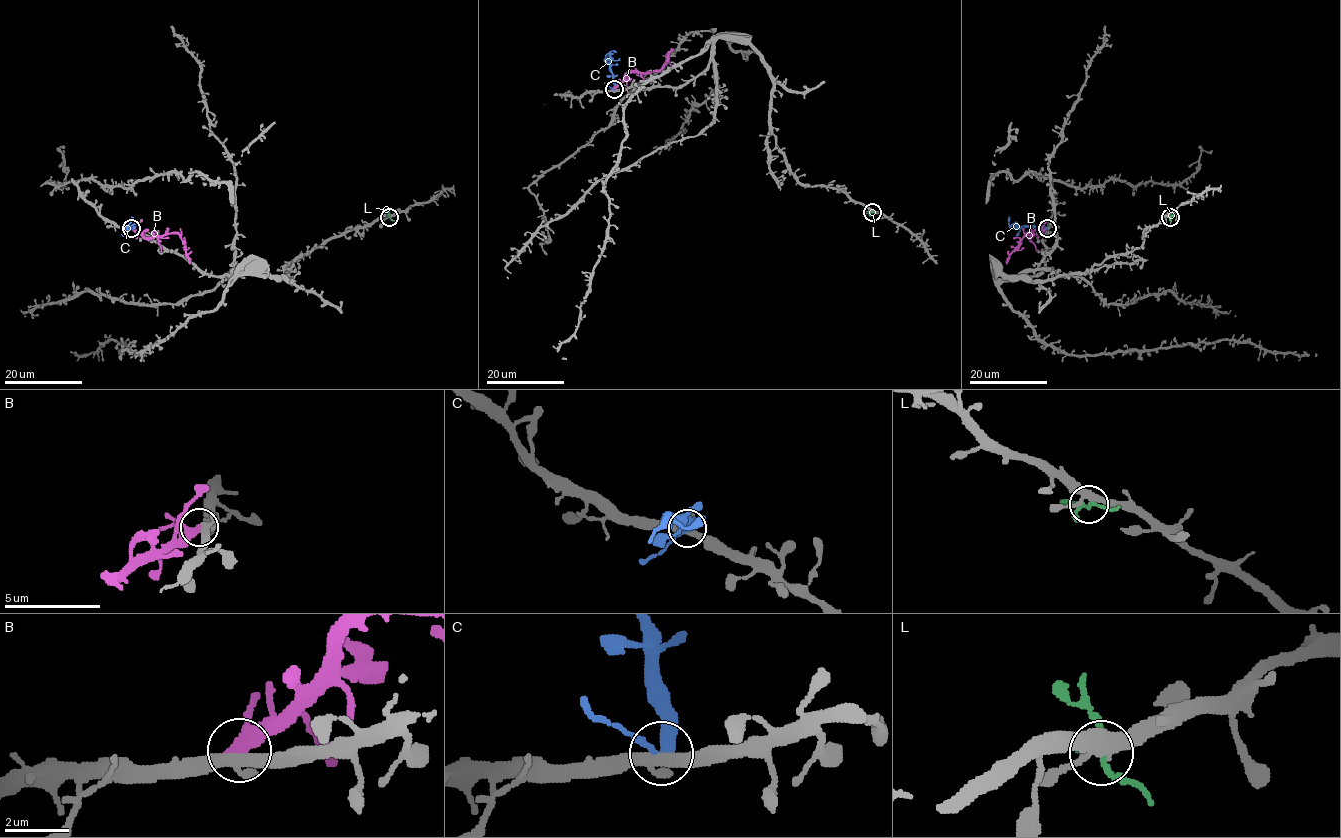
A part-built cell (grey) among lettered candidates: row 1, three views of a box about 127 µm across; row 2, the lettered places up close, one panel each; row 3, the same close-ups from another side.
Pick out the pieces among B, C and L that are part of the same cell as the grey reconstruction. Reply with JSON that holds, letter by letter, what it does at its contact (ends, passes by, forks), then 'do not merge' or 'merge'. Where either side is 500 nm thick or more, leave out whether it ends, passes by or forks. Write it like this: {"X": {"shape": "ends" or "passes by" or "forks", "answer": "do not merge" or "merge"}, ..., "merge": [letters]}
{"B": {"shape": "passes by", "answer": "do not merge"}, "C": {"shape": "passes by", "answer": "do not merge"}, "L": {"shape": "forks", "answer": "do not merge"}, "merge": []}

